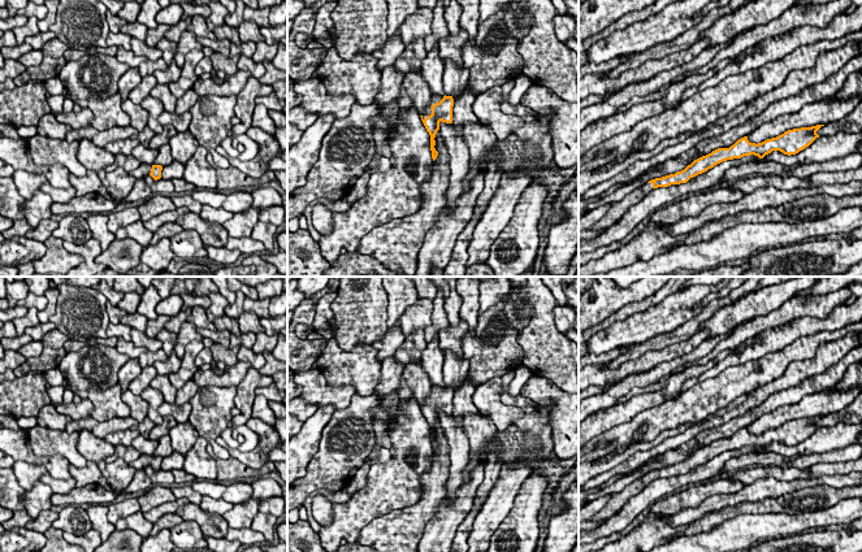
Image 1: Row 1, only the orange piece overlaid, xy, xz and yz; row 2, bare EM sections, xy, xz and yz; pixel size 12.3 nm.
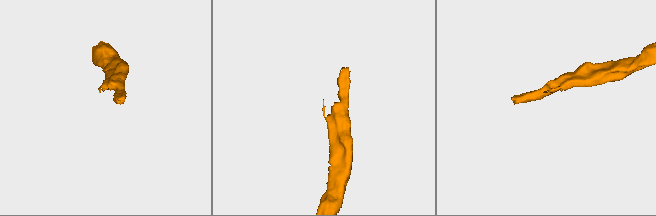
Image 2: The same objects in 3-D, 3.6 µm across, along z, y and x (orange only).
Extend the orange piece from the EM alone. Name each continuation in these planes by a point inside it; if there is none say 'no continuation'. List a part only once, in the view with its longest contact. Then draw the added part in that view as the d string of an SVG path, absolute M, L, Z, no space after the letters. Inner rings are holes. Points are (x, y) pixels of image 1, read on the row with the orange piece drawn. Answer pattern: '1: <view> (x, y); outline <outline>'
1: xz (434, 98); outline M430 92L430 103L429 105L425 108L425 112L423 114L423 119L425 119L428 116L432 114L432 105L434 105L436 103L439 103L443 99L443 96L436 95Z

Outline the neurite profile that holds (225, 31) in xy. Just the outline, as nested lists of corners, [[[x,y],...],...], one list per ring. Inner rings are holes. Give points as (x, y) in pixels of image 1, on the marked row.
[[[226,23],[224,26],[217,26],[213,30],[213,34],[216,35],[217,40],[228,39],[230,43],[235,45],[242,44],[239,35],[238,35],[238,30],[228,26]]]

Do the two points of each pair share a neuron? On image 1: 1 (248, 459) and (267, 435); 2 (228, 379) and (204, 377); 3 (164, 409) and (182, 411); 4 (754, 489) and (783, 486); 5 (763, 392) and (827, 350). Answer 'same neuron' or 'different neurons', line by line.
1: same neuron
2: same neuron
3: same neuron
4: same neuron
5: same neuron

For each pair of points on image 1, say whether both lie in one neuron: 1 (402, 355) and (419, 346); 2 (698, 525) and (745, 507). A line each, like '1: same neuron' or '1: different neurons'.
1: same neuron
2: same neuron

